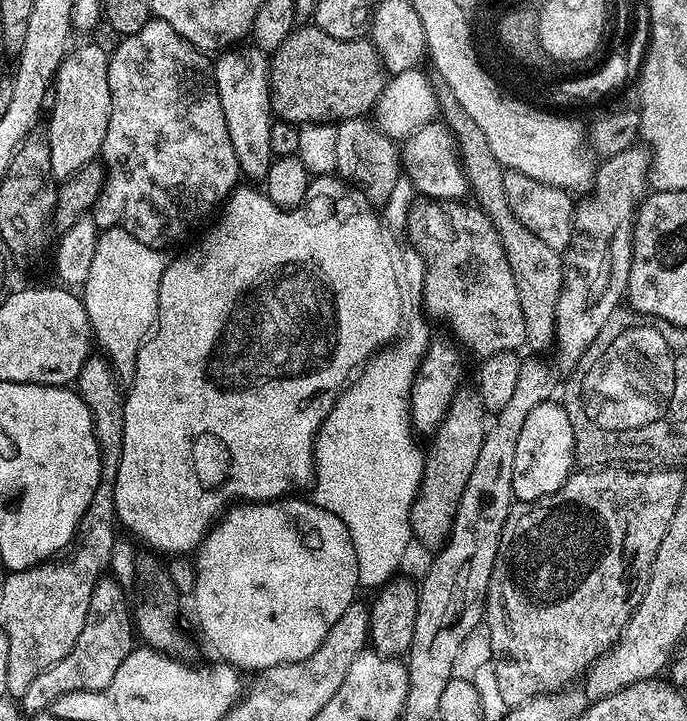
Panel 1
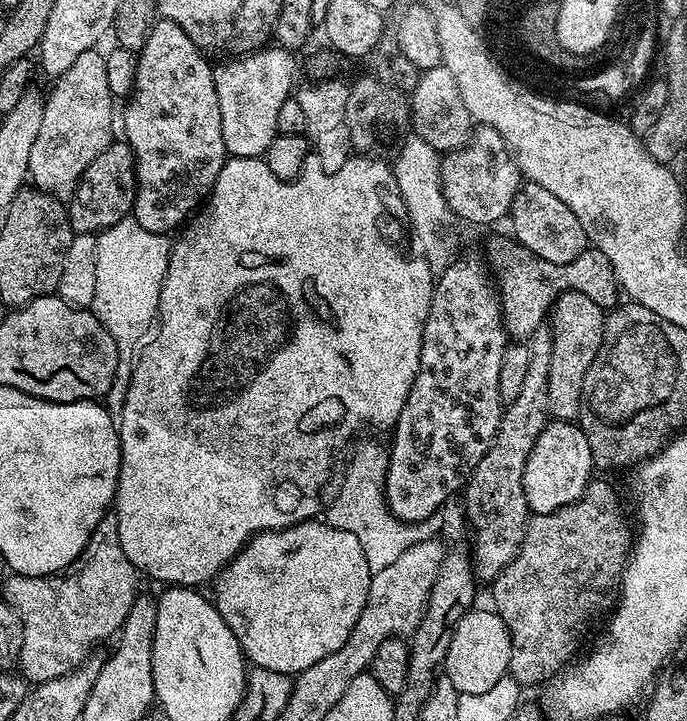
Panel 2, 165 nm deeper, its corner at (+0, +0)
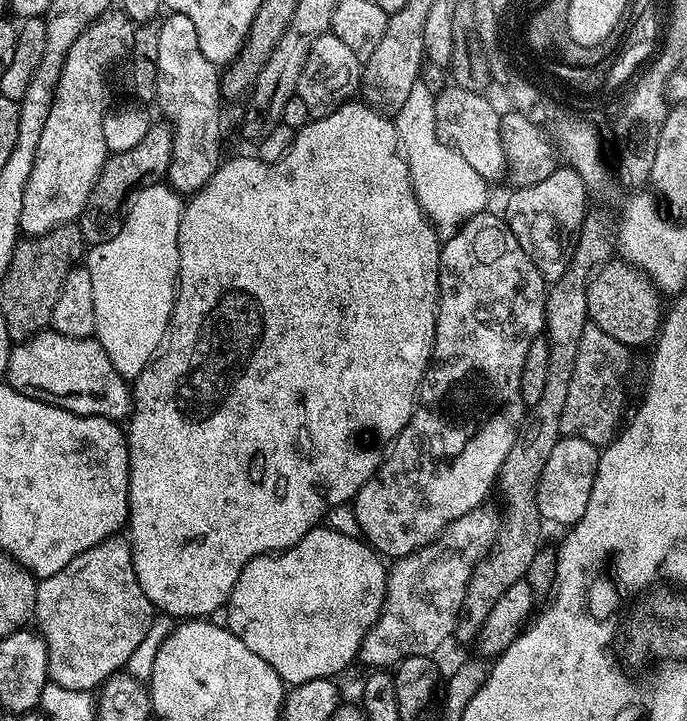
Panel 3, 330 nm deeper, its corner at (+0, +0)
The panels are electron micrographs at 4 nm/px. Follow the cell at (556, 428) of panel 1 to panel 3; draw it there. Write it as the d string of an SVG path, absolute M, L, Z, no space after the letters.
M561 435L554 446L550 459L542 469L542 478L536 487L538 510L541 521L552 524L571 526L586 514L586 502L590 502L590 490L594 486L594 478L598 474L598 462L601 449L582 438Z

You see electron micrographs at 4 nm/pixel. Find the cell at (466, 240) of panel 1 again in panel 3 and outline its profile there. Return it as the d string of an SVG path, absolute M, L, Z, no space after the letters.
M616 258L604 265L588 282L588 319L597 324L610 338L635 350L639 344L651 345L657 339L662 323L661 293L638 268Z

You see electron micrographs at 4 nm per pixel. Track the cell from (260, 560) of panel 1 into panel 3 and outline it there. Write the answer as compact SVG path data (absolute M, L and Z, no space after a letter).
M317 526L310 529L298 543L289 548L285 548L283 552L266 556L256 556L250 562L246 562L242 574L238 574L238 582L234 582L234 590L228 599L229 622L227 629L234 633L242 642L246 642L246 646L250 646L250 650L254 650L254 654L258 654L258 658L262 658L262 662L266 662L272 667L272 669L280 675L285 685L295 686L302 682L310 682L311 680L336 678L339 677L339 672L342 671L351 660L355 661L357 657L359 657L362 638L366 638L366 634L372 629L374 622L380 616L380 611L384 609L383 592L386 590L387 581L388 568L386 567L385 561L371 544L356 536L342 534L333 528Z

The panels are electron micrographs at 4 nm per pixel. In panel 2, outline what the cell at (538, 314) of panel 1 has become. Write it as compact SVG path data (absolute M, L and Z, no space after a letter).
M566 291L560 295L550 309L550 331L554 358L550 358L550 406L548 414L552 420L575 421L584 408L583 382L591 363L604 344L605 309L598 306L586 294Z

